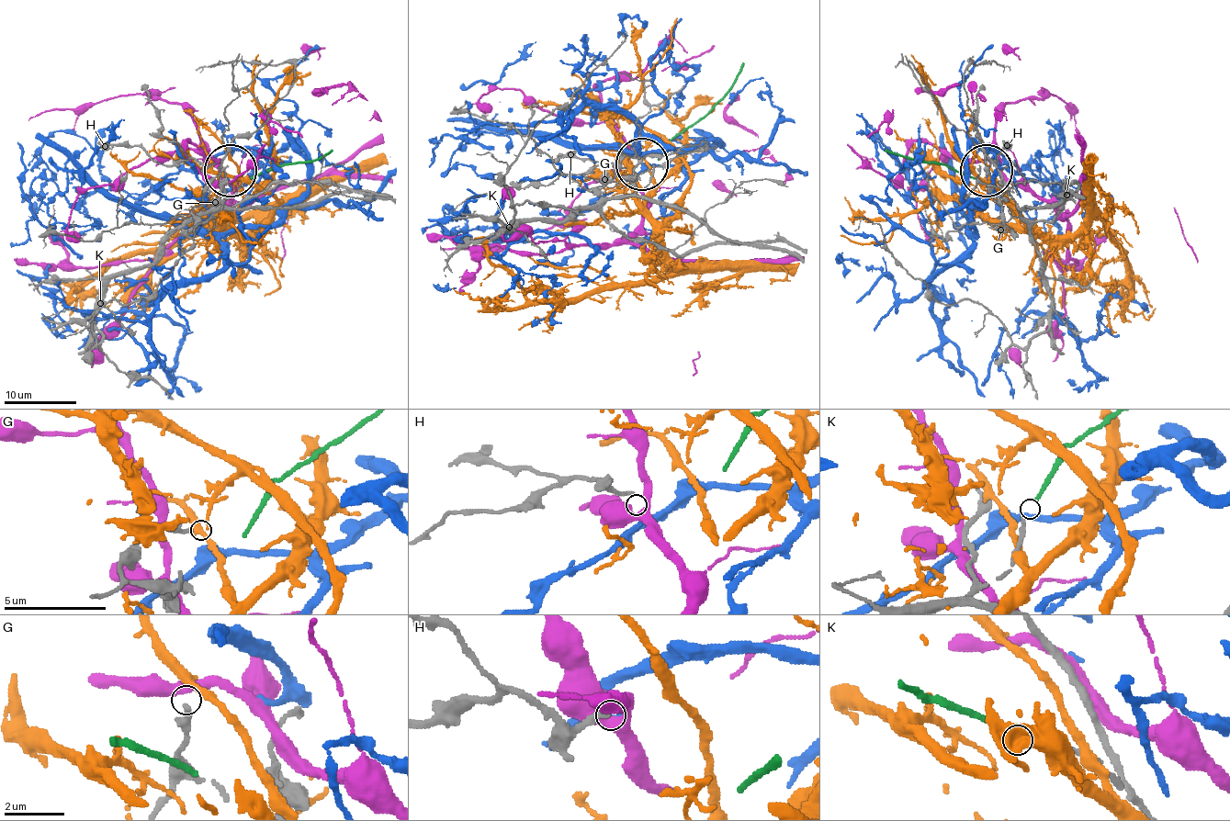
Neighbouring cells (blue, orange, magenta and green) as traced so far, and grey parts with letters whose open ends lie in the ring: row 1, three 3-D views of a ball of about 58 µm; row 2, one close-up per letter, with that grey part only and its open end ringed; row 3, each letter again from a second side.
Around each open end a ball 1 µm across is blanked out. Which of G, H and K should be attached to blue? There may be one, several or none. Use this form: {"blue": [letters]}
{"blue": ["H"]}

